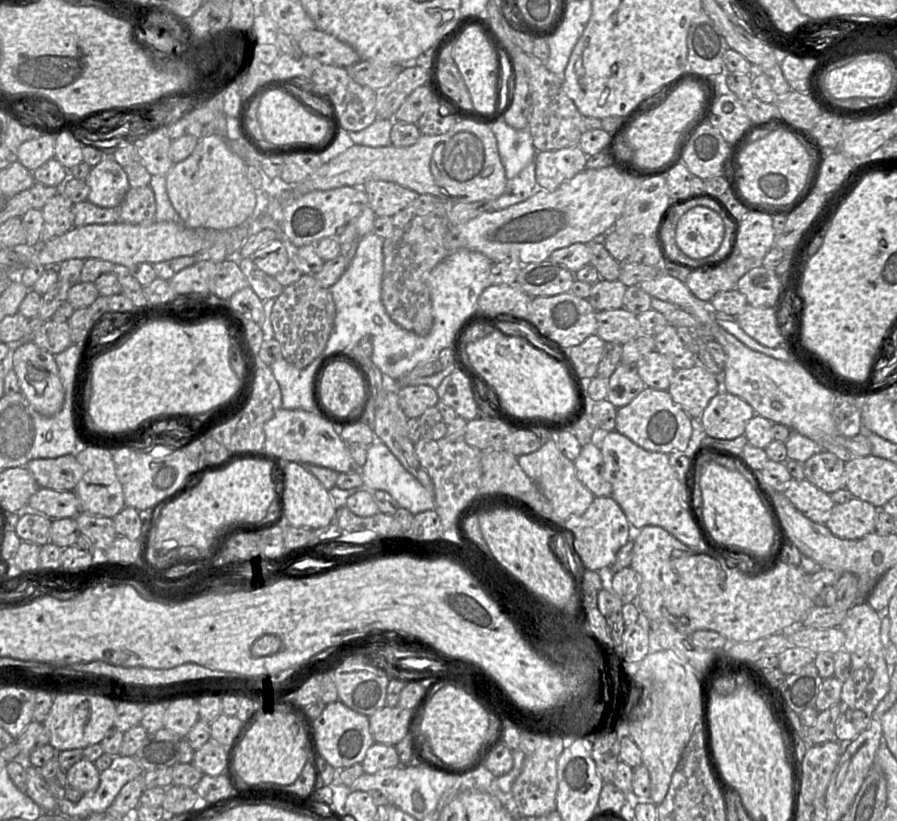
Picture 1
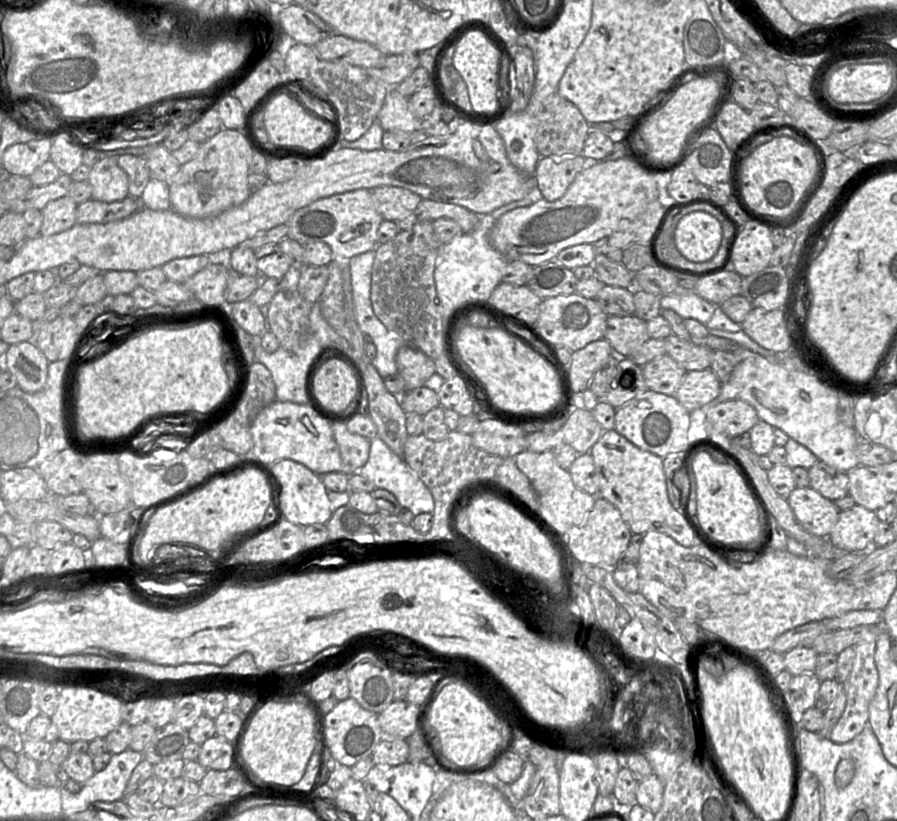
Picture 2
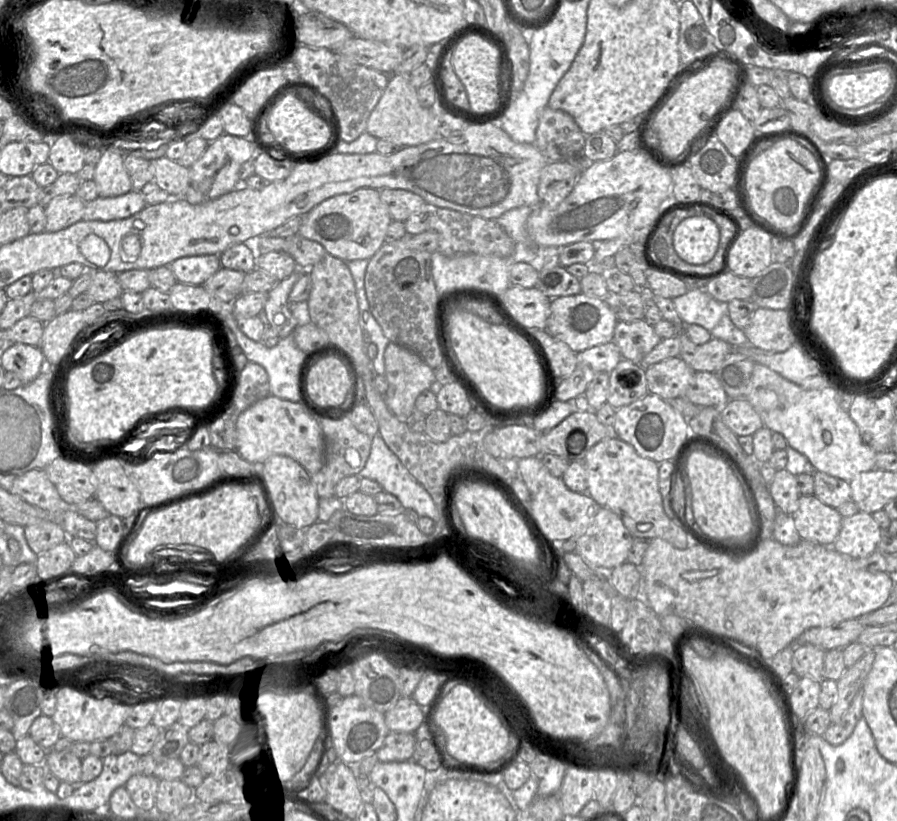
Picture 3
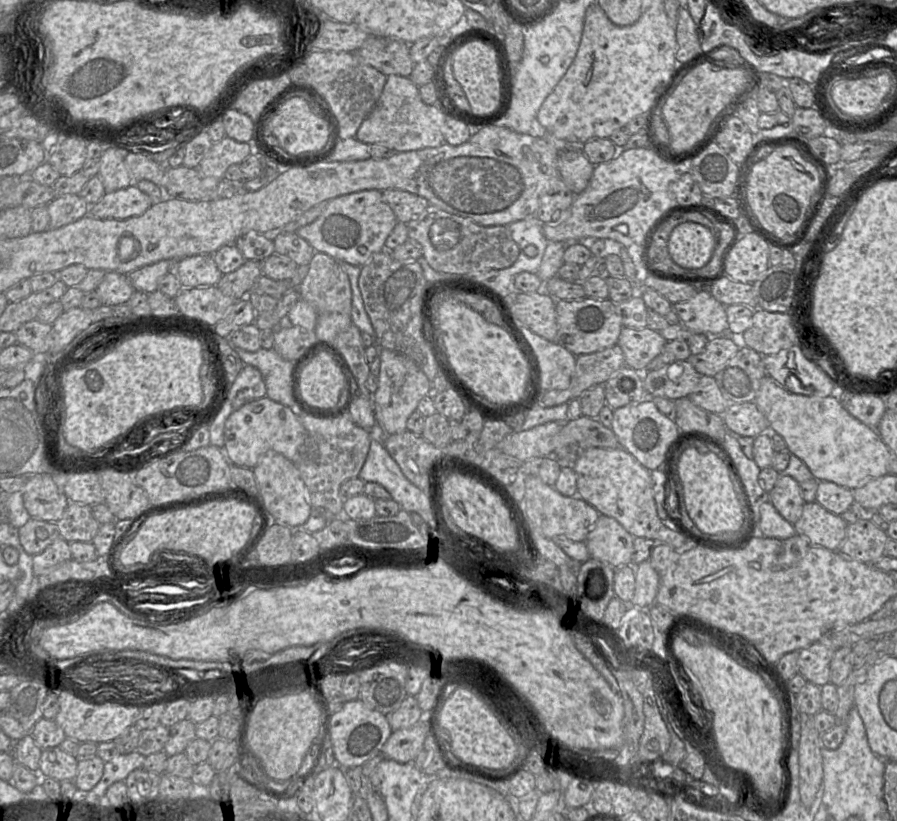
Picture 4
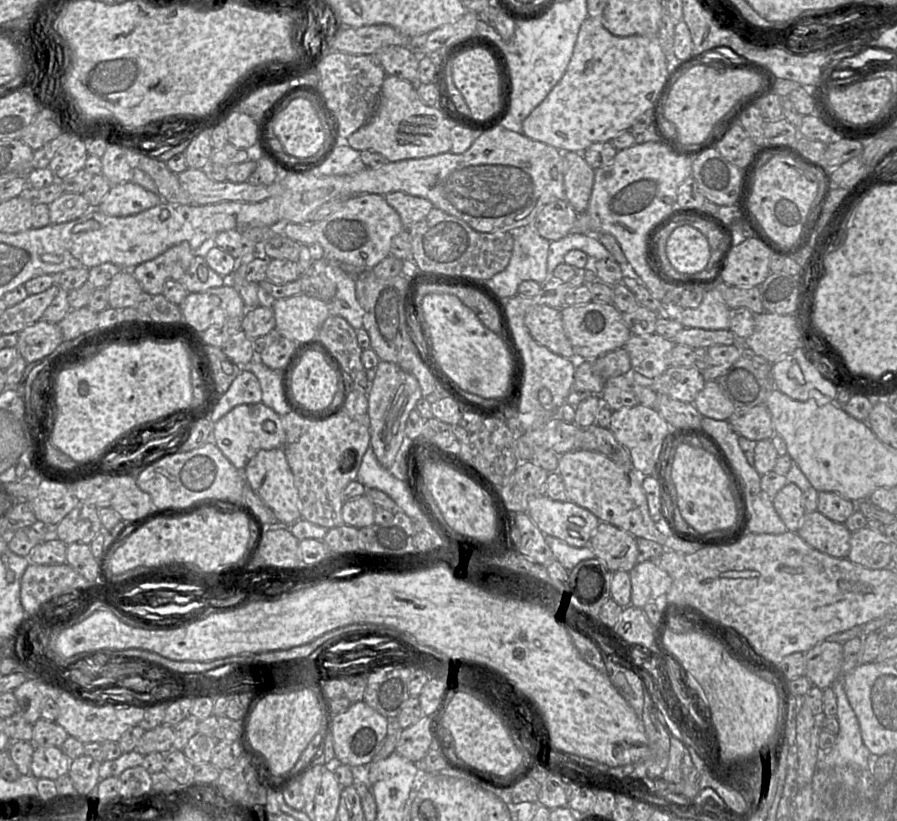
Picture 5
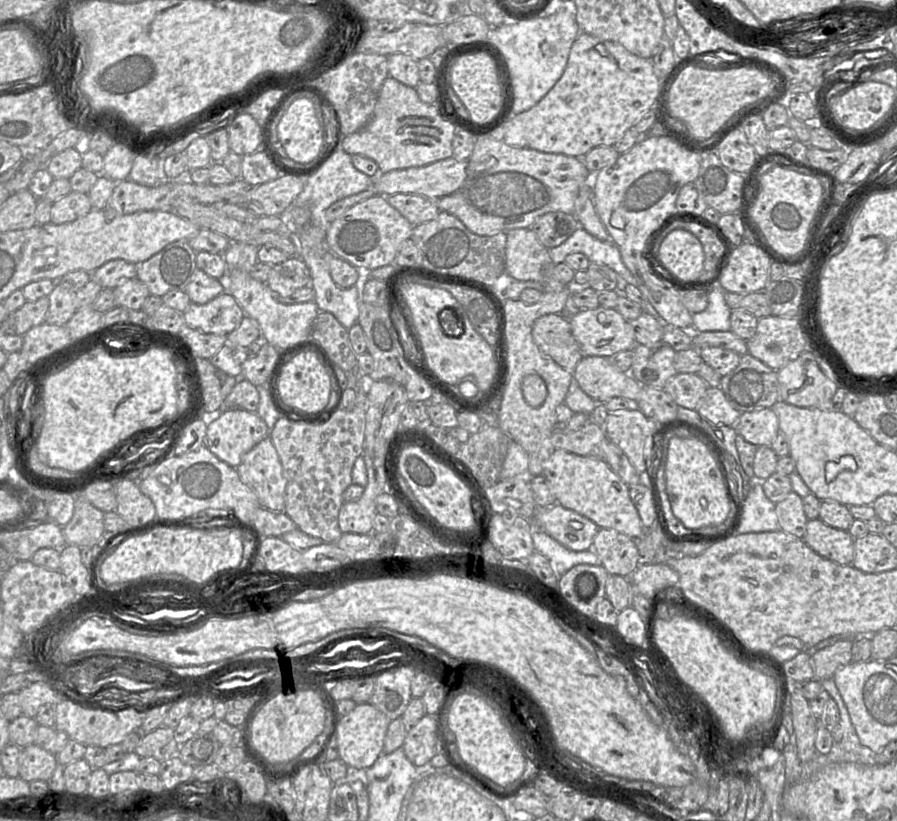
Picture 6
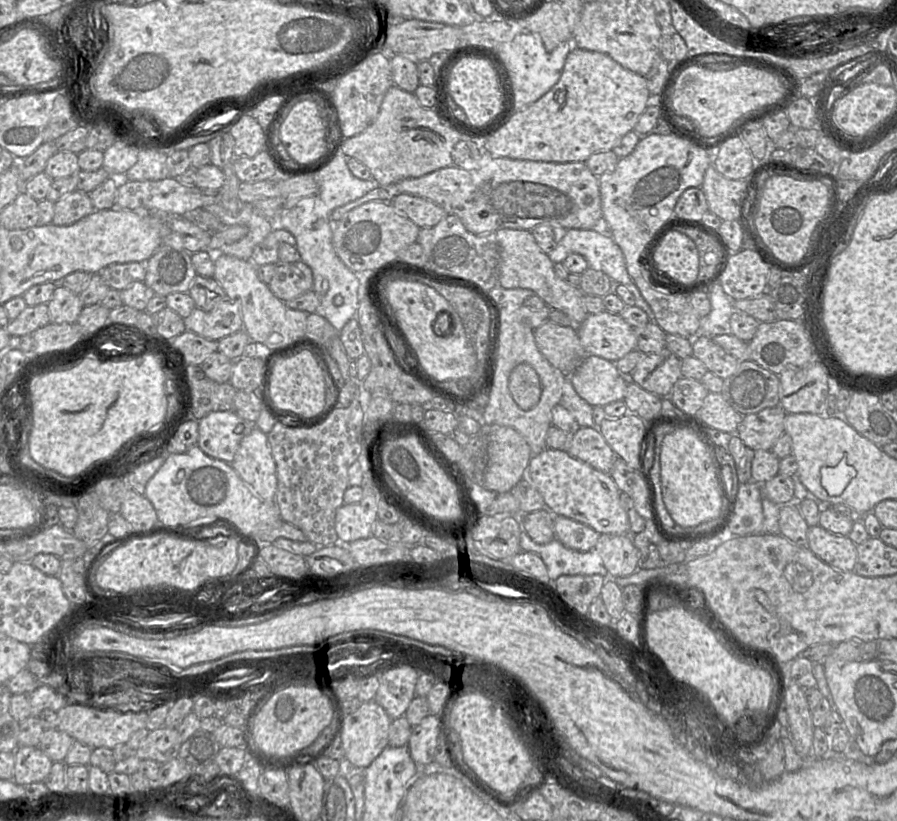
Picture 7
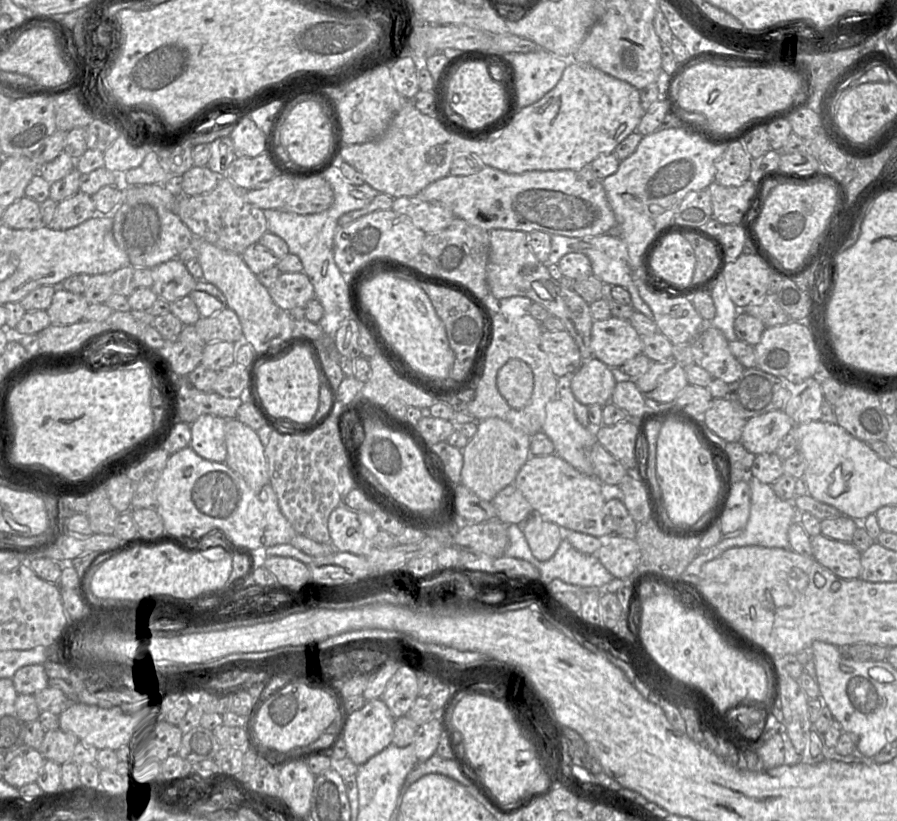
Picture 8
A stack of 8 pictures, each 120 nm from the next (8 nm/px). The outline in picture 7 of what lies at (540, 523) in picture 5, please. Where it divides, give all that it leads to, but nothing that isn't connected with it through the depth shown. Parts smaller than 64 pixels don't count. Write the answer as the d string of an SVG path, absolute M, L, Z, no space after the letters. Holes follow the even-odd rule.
M554 516L554 531L564 546L581 552L593 551L600 536L589 526L564 516Z

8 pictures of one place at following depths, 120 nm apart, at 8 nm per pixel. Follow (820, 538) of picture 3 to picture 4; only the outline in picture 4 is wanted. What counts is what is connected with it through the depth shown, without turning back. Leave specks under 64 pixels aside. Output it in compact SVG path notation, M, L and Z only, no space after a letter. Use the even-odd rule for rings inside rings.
M817 501L805 502L799 520L793 524L797 534L829 550L839 550L846 537L848 523Z

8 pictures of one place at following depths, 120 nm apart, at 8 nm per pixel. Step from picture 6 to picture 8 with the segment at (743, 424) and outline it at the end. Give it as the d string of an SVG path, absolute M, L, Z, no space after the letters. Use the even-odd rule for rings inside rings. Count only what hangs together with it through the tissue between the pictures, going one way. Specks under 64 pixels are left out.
M782 410L748 418L743 427L740 442L751 453L773 453L780 441L794 429L794 422Z

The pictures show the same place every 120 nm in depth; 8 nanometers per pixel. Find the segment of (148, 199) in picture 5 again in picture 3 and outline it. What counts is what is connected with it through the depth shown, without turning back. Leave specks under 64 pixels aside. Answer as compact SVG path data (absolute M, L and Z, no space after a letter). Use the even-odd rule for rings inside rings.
M130 191L119 197L98 197L86 203L83 220L114 221L129 218L146 207L140 192Z

